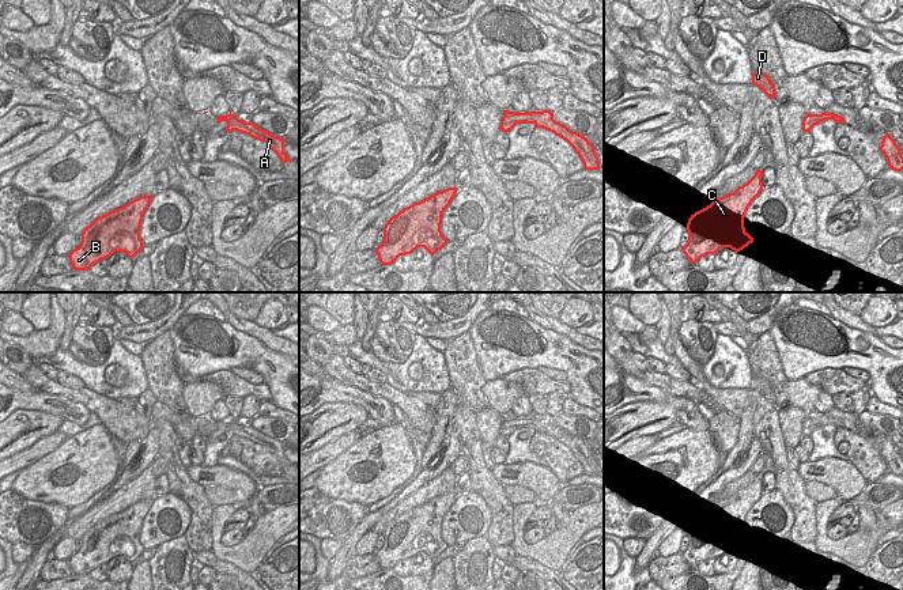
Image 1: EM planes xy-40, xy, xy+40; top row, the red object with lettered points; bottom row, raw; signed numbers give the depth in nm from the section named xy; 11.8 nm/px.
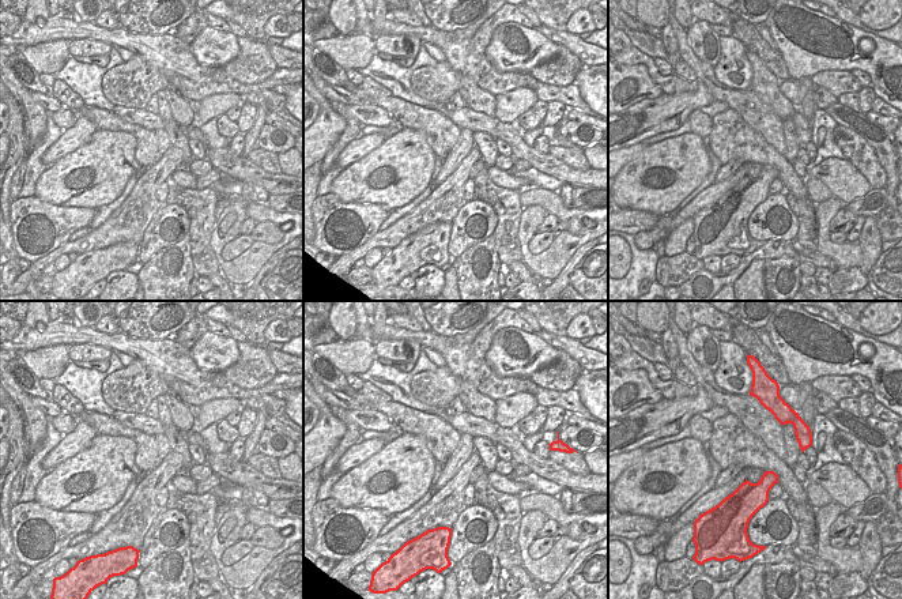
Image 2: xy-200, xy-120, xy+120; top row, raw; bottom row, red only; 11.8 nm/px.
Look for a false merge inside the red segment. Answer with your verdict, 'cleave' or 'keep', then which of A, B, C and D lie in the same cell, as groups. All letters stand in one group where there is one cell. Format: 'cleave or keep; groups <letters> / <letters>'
cleave; groups A / B C D

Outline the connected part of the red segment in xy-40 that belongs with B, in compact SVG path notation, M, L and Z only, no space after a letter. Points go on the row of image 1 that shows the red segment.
M140 196L118 209L98 216L82 232L80 245L69 254L75 271L87 271L116 251L133 258L144 246L140 227L154 196Z

